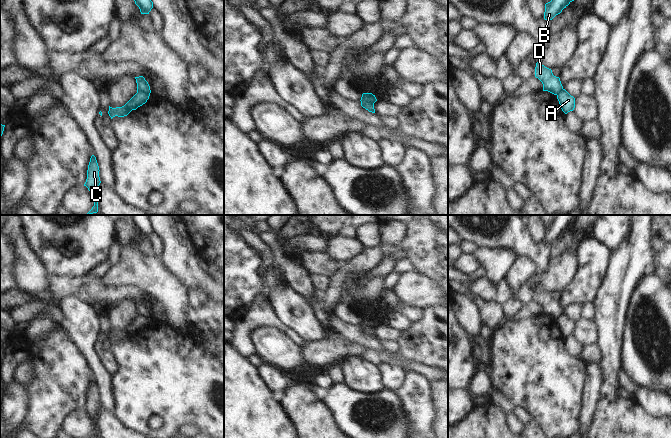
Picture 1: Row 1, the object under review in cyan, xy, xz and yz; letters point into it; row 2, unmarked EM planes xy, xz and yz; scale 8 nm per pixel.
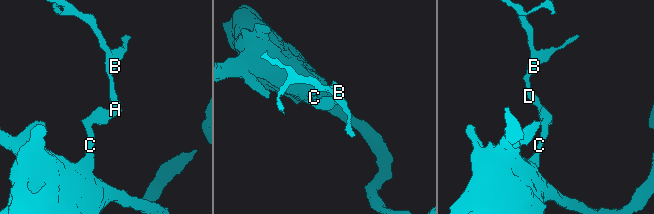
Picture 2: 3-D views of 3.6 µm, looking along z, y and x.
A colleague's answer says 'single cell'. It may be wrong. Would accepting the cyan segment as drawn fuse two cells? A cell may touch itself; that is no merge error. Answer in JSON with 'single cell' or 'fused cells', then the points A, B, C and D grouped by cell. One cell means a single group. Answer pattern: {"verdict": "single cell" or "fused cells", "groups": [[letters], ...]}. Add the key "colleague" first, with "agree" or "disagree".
{"colleague": "disagree", "verdict": "fused cells", "groups": [["A", "C"], ["B", "D"]]}

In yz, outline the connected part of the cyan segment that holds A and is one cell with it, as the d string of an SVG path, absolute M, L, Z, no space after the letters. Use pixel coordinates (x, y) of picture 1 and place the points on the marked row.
M562 89L557 95L557 99L562 111L567 114L575 108L575 98L571 96L565 89Z

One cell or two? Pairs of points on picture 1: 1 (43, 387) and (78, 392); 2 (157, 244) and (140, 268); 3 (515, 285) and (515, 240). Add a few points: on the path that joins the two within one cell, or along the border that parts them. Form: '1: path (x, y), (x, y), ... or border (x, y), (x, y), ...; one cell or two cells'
1: path (52, 389), (64, 389), (69, 392); one cell
2: border (154, 256), (158, 258); two cells
3: border (518, 255), (528, 255), (536, 264), (536, 271); two cells

